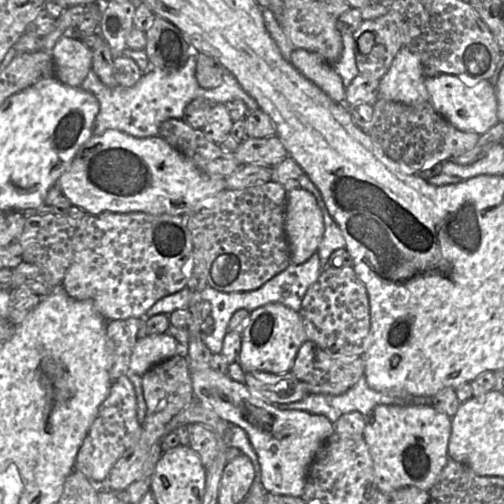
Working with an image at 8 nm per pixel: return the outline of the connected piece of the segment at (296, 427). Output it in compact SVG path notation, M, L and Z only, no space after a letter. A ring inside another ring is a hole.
M211 368L191 369L194 397L214 410L222 419L242 428L258 457L260 479L268 493L301 497L309 469L324 442L334 433L324 416L299 410L278 410L252 394L247 386Z

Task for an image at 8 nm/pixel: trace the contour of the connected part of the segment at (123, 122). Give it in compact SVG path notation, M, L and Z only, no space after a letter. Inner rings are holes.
M193 52L180 69L176 71L147 69L131 87L121 85L107 87L90 69L80 87L93 94L99 104L92 135L101 135L106 130L114 129L138 138L157 136L162 122L170 118L182 119L187 104L197 97L207 98L212 104L224 104L239 99L245 103L247 112L259 109L257 102L241 88L235 77L223 66L222 71L225 75L220 86L209 89L200 87L195 76L196 64L197 57Z

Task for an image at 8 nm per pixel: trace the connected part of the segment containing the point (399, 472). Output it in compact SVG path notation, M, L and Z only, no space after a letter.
M380 404L376 406L367 416L365 416L365 428L363 431L363 439L368 446L368 450L373 462L373 472L375 483L380 493L389 493L404 487L413 486L418 489L429 491L433 486L442 469L447 463L448 457L448 443L451 432L452 418L446 414L437 412L430 405L413 405L413 404Z

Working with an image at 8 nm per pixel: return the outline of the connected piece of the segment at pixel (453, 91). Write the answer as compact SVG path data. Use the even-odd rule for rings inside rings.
M441 73L435 77L426 77L425 86L433 108L458 130L481 136L500 122L497 115L495 86L489 80L471 85L466 78Z

